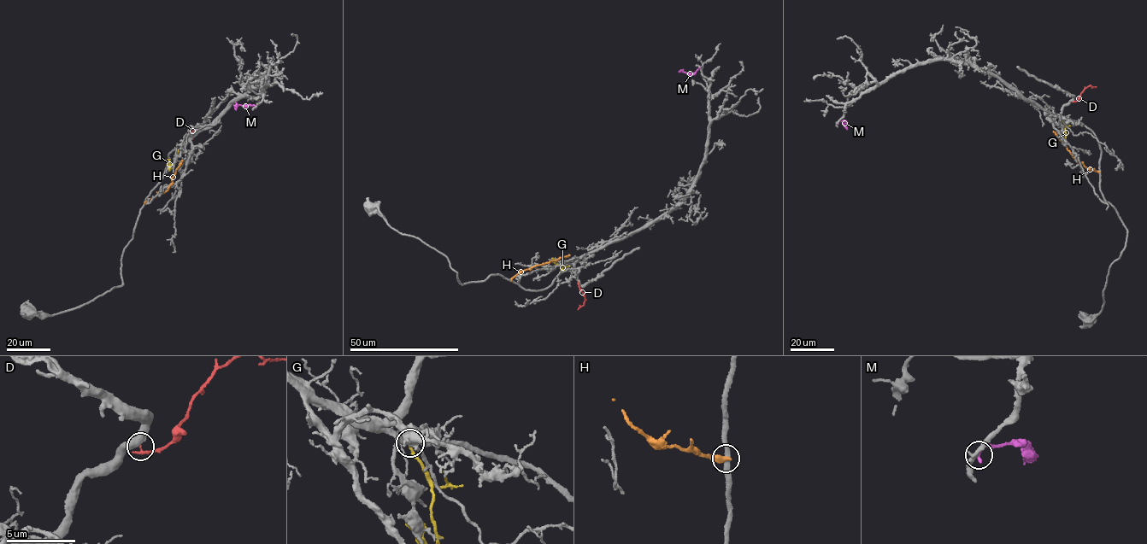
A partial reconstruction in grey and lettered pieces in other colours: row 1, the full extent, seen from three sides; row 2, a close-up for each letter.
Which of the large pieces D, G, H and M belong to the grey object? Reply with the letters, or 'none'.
none

